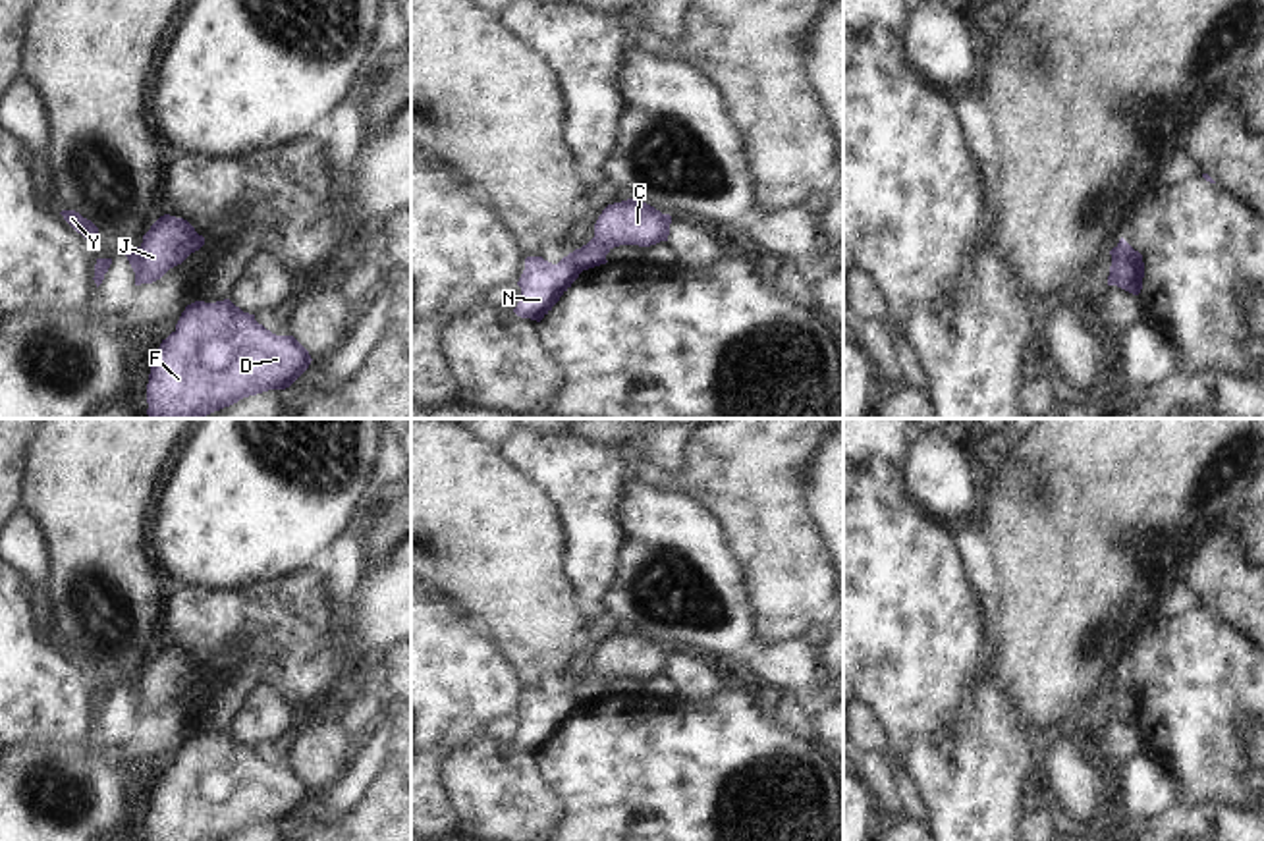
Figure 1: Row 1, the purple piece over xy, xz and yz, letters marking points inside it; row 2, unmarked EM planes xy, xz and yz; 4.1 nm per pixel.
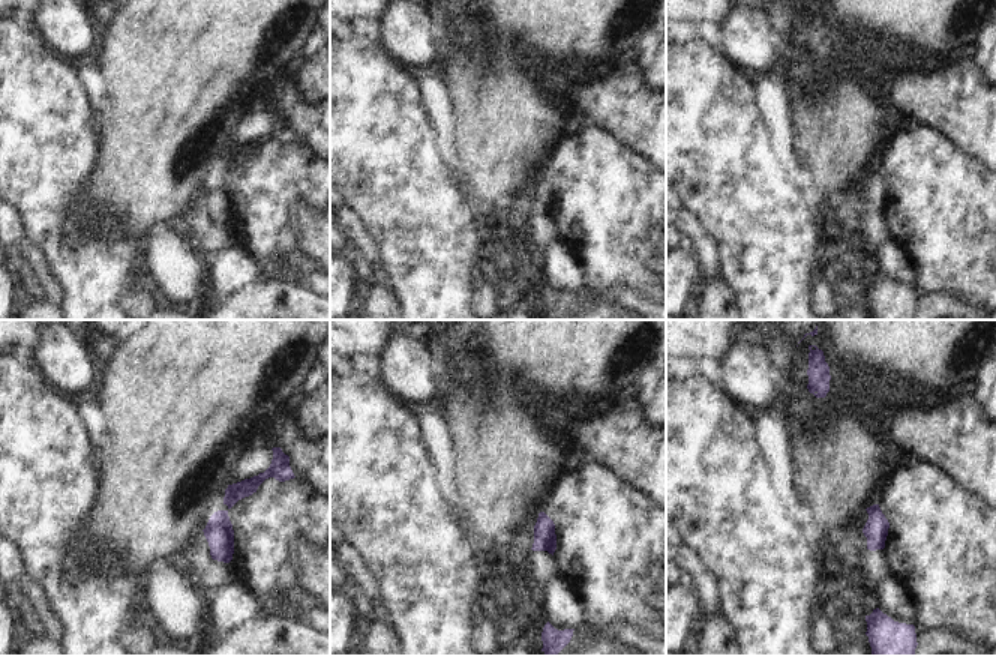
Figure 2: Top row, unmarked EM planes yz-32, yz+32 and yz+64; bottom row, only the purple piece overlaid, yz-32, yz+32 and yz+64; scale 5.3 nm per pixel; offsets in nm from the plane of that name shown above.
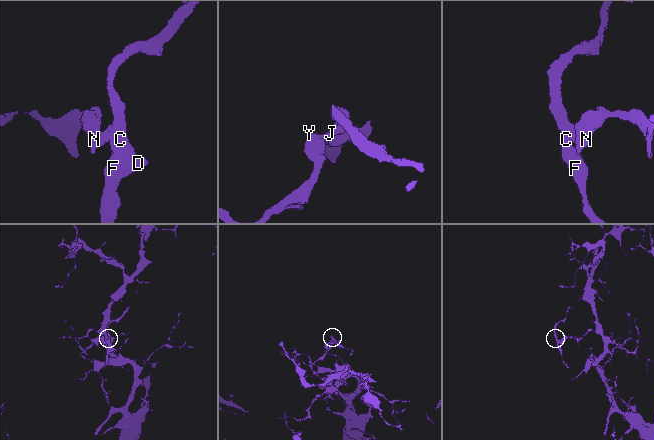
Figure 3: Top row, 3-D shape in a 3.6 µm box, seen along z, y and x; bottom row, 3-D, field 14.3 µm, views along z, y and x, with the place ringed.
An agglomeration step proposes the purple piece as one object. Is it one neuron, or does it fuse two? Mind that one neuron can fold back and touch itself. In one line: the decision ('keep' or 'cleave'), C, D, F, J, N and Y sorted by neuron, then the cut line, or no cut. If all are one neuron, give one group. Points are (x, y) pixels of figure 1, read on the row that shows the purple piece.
cleave; groups C D F J / N Y; cut yz (1133, 249), (1116, 267), (1116, 284)

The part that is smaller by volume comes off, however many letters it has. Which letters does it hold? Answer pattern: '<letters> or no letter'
C, D, F, J

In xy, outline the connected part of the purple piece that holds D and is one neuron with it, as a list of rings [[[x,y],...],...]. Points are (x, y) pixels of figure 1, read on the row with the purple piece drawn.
[[[230,299],[195,301],[152,357],[149,419],[205,419],[243,397],[289,388],[311,365],[293,336],[276,336]]]

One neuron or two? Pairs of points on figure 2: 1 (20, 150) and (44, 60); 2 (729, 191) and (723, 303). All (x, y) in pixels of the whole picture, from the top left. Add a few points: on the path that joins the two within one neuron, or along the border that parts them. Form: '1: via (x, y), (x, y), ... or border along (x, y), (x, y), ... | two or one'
1: via (20, 128), (21, 83) | one
2: border along (722, 278), (738, 303) | two

